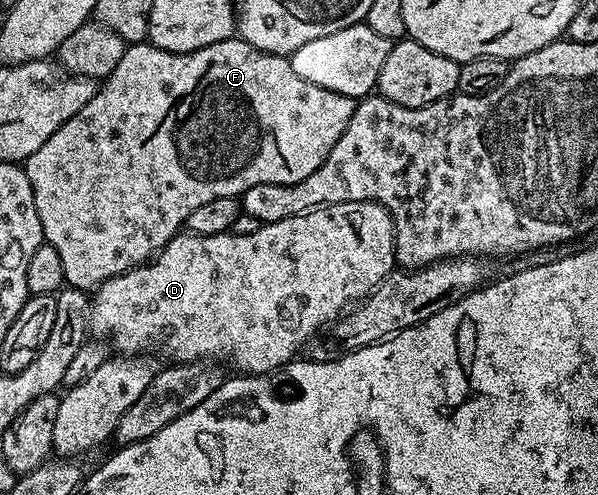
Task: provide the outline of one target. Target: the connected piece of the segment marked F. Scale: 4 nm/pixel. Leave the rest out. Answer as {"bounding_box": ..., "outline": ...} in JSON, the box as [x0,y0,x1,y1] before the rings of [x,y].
{"bounding_box":[22,38,356,290],"outline":[[[239,38],[214,42],[199,48],[197,52],[167,52],[151,42],[127,45],[118,66],[114,66],[110,75],[97,87],[94,98],[90,98],[90,102],[86,102],[86,106],[82,106],[82,110],[78,110],[70,122],[54,130],[42,147],[30,154],[22,164],[26,178],[30,178],[30,190],[34,190],[34,206],[38,210],[38,222],[42,222],[45,241],[54,246],[58,259],[62,261],[65,285],[95,290],[110,278],[153,259],[160,249],[168,245],[170,238],[174,238],[185,227],[190,214],[214,198],[239,198],[246,190],[250,190],[250,186],[293,184],[302,182],[302,178],[310,178],[310,174],[314,174],[314,170],[326,162],[330,150],[334,150],[334,142],[342,138],[346,126],[350,126],[356,105],[353,97],[314,86],[314,82],[306,82],[306,78],[298,78],[289,57],[260,52]]]}

